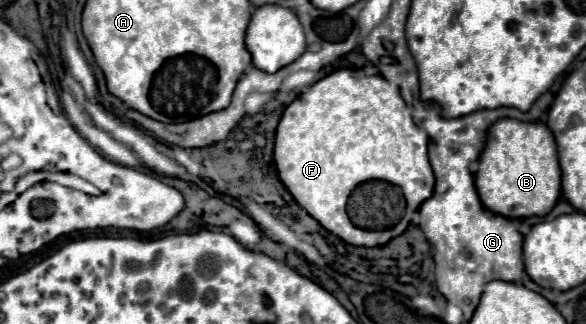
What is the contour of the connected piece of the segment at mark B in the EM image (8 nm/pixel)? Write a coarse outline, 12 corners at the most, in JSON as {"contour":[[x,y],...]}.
{"contour":[[500,119],[474,177],[502,217],[542,217],[561,195],[544,123]]}

